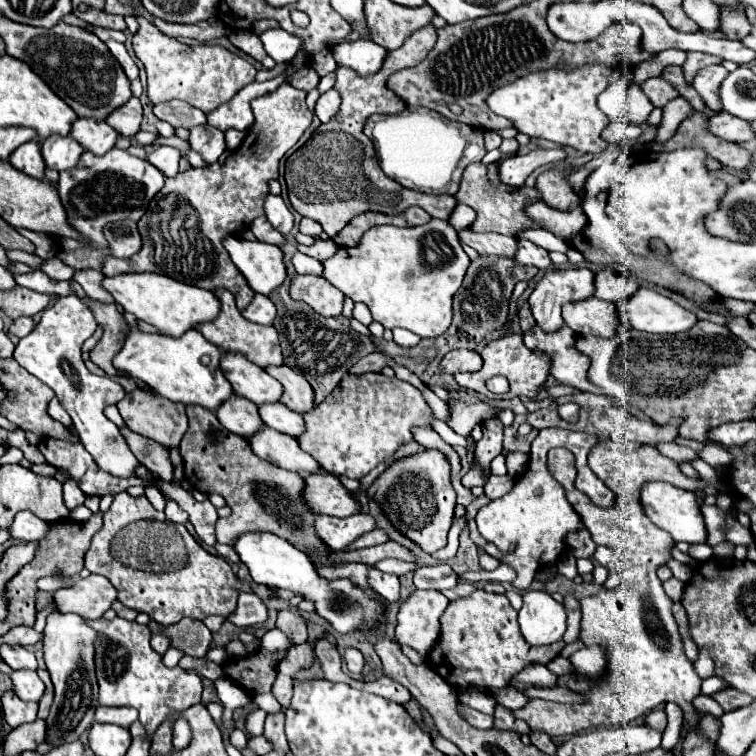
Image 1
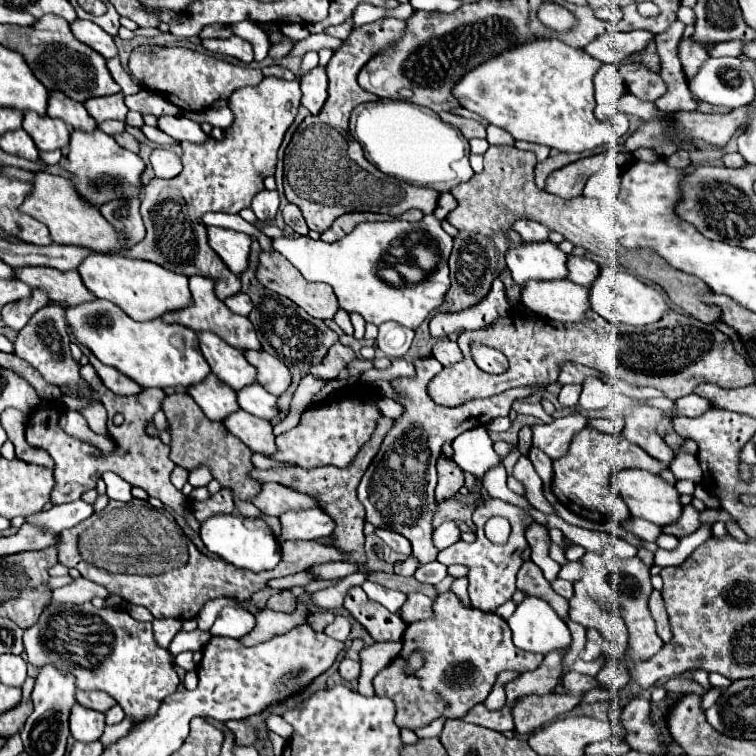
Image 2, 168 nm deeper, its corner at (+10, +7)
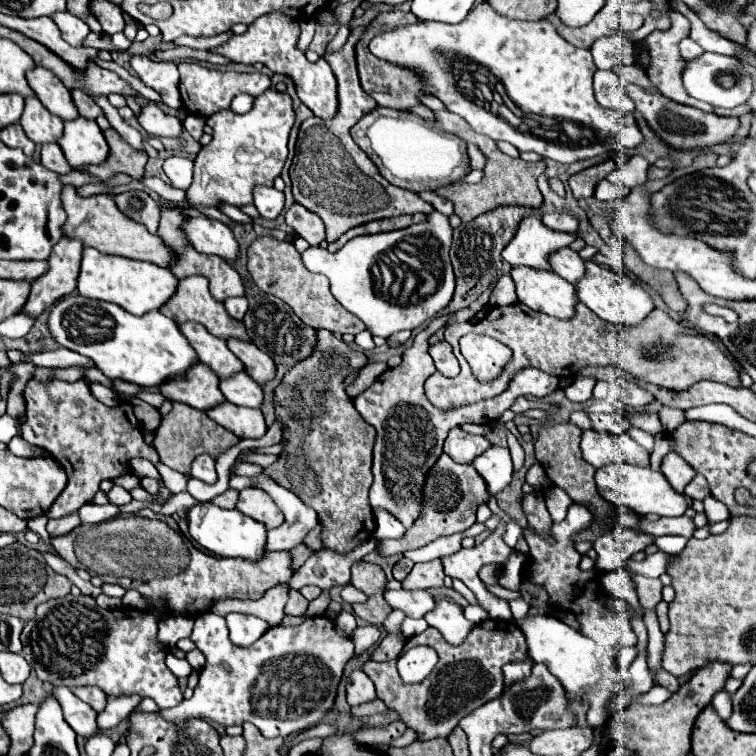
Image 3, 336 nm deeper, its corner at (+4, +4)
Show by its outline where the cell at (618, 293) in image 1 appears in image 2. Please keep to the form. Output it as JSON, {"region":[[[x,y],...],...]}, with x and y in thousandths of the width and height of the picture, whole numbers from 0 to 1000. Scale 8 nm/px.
{"region":[[[753,339],[750,341],[750,368],[761,376],[769,378],[782,378],[782,373],[790,368],[792,360],[792,349],[787,349],[779,341],[766,341],[766,339]]]}

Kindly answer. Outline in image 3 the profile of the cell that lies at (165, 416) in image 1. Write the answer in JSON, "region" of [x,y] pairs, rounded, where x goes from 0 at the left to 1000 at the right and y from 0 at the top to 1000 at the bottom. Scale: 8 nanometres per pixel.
{"region":[[[112,501],[99,507],[49,507],[38,504],[33,512],[36,530],[36,554],[28,565],[28,578],[41,589],[62,594],[67,604],[86,620],[89,644],[73,660],[67,673],[62,676],[65,687],[78,687],[99,679],[107,668],[123,663],[126,652],[136,634],[155,634],[173,623],[173,610],[179,604],[197,607],[202,615],[210,612],[210,602],[205,591],[192,586],[184,557],[176,544],[168,552],[163,536],[144,538],[123,525],[120,512]]]}

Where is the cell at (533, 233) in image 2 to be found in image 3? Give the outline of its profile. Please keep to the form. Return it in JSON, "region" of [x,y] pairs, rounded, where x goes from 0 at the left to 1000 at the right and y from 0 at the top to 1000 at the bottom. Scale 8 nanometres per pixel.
{"region":[[[721,282],[716,287],[718,298],[724,298],[731,306],[742,308],[761,308],[763,306],[763,290],[753,282]]]}

